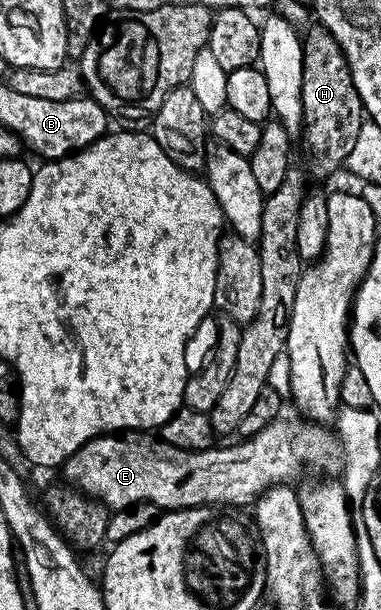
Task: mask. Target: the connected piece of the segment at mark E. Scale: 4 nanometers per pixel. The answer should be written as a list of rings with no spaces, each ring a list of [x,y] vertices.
[[[278,417],[257,435],[240,441],[244,443],[232,443],[229,447],[213,445],[199,451],[175,447],[147,431],[97,435],[64,460],[63,482],[101,503],[109,512],[125,511],[127,507],[136,507],[139,503],[153,503],[164,511],[181,511],[191,507],[251,508],[269,487],[295,484],[294,481],[303,473],[304,466],[315,461],[316,442],[320,439],[321,428],[308,421],[299,422],[287,423],[284,417]]]

